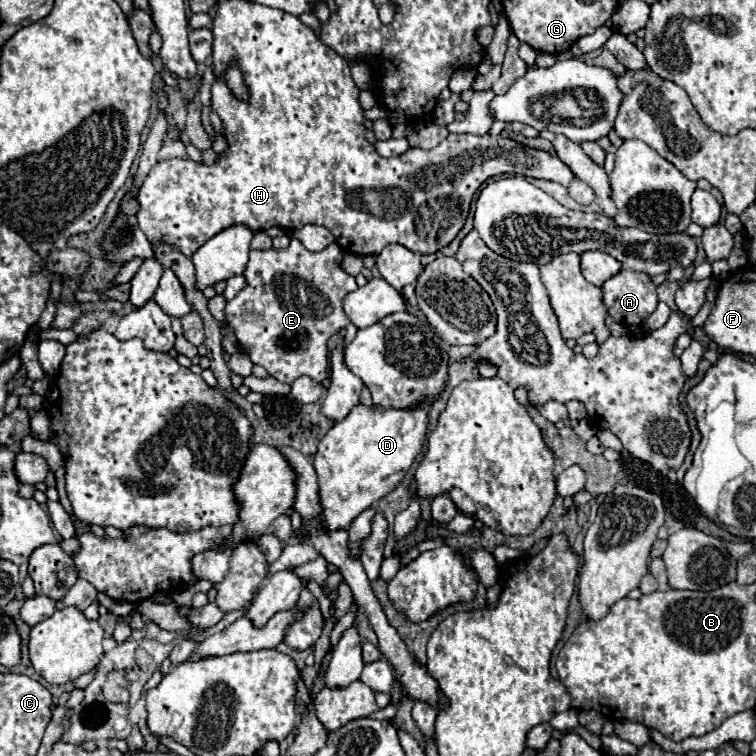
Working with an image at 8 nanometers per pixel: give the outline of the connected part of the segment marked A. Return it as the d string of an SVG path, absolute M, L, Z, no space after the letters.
M620 270L602 286L602 304L622 326L640 326L658 306L658 294L652 278L644 272Z

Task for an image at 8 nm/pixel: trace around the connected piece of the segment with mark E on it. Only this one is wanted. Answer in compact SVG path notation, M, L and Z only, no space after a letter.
M292 238L286 250L252 250L244 270L246 286L226 302L226 322L234 328L242 350L254 364L266 368L270 376L280 382L292 384L298 376L310 376L316 382L324 382L328 376L328 348L326 342L332 334L350 324L342 310L342 300L348 292L356 290L356 280L342 270L344 250L332 242L322 252L306 250L300 240Z

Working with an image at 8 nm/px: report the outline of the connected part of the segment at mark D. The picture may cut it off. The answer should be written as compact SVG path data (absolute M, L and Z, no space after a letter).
M422 400L420 404L416 404L416 408L380 408L380 406L364 406L360 402L352 408L352 412L348 412L344 420L336 422L328 430L328 434L320 440L318 452L314 456L314 468L320 484L320 504L324 510L322 524L326 530L348 528L348 524L360 512L364 512L364 508L370 508L400 484L400 480L406 476L416 456L422 452L428 428L428 412L430 412L430 400Z

